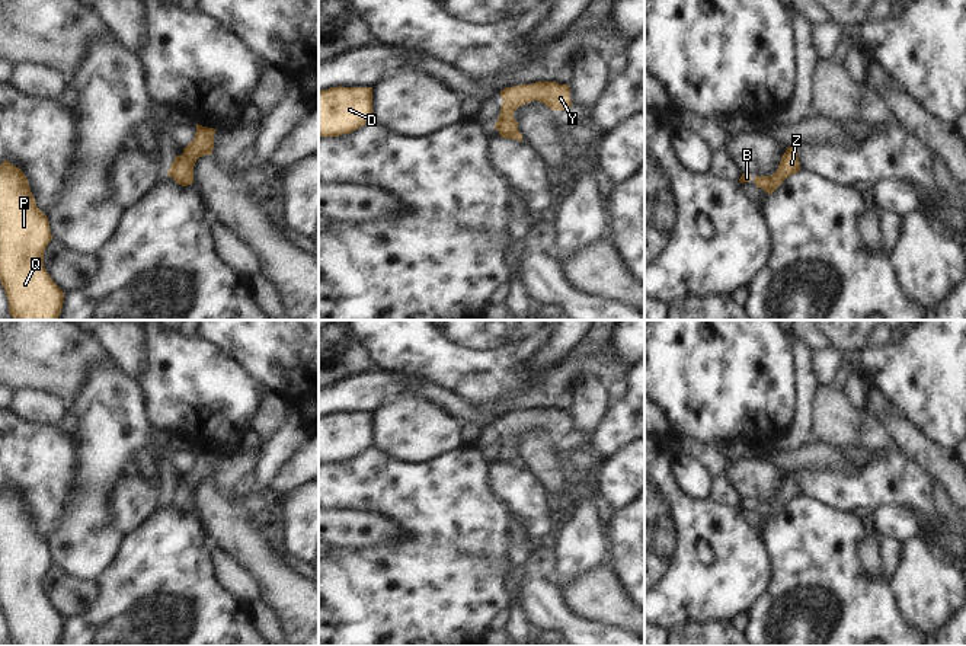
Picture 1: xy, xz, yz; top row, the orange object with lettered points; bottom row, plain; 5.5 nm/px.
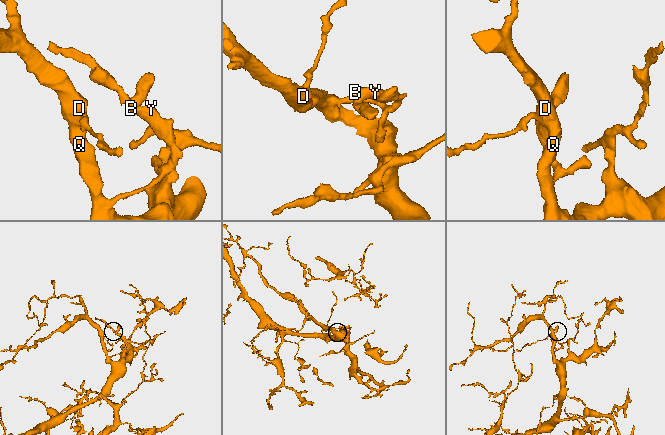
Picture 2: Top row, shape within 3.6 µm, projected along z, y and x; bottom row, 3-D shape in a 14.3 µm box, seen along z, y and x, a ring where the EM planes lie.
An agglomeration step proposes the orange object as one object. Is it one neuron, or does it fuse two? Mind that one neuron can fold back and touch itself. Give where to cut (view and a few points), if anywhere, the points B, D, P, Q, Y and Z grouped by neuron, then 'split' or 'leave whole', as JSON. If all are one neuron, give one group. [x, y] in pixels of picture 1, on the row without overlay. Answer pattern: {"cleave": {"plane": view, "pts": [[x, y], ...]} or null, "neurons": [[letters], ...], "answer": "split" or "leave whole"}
{"cleave": null, "neurons": [["B", "D", "P", "Q", "Y", "Z"]], "answer": "leave whole"}

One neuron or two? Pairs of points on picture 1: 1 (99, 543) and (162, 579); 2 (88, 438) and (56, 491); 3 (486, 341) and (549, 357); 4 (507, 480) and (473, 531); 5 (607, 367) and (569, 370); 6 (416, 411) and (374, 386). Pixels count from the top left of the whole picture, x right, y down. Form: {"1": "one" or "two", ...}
{"1": "two", "2": "two", "3": "two", "4": "two", "5": "two", "6": "two"}

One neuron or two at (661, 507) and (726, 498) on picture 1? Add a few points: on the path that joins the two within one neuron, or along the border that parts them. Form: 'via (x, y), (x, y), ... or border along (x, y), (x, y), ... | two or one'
border along (709, 498), (738, 508) | two

